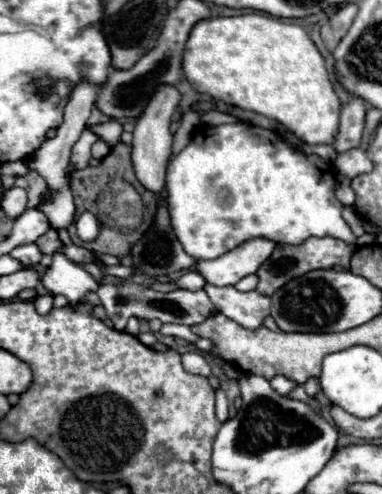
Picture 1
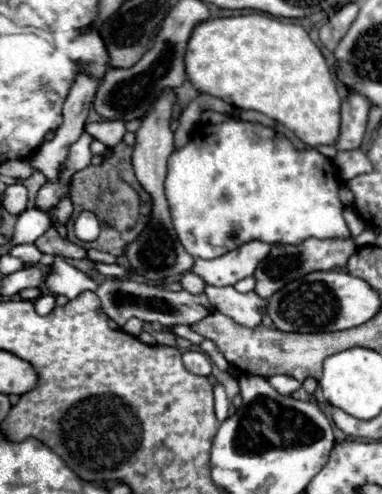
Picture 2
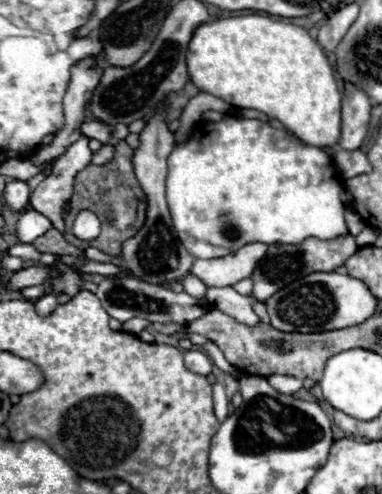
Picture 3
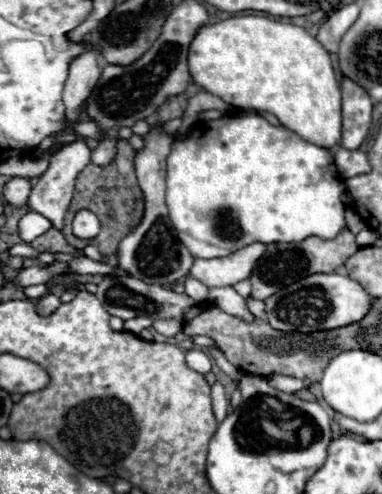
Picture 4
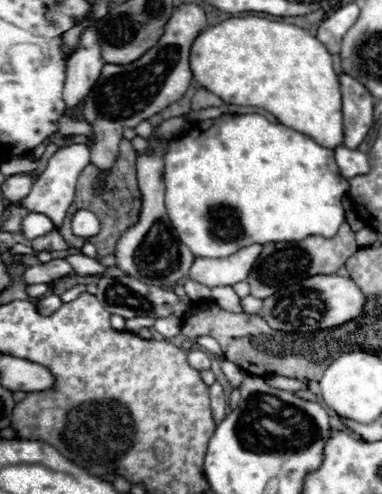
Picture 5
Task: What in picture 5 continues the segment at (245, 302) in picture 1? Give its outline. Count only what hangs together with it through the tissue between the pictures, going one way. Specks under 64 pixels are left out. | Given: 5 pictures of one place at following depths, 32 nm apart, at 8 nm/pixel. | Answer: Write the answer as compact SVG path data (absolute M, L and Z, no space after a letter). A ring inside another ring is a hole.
M224 286L224 288L212 288L211 301L218 304L224 310L228 312L234 312L234 314L244 314L244 308L242 308L242 298L230 288L230 286Z

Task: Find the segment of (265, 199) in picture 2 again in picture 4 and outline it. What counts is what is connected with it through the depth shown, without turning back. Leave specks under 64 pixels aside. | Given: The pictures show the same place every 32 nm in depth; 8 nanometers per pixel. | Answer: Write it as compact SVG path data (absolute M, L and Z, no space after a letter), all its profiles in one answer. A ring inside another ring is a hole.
M226 114L220 120L214 122L202 122L198 128L194 128L184 140L174 140L172 152L168 156L168 174L166 174L166 204L170 212L170 220L176 228L176 234L180 236L180 242L192 252L194 258L220 258L228 256L248 244L262 242L262 244L272 244L272 242L290 242L296 244L308 236L318 236L318 238L336 238L344 228L344 204L340 200L342 192L346 190L344 180L336 172L336 164L332 160L332 152L320 146L314 146L300 136L296 136L292 130L284 126L272 126L264 116L234 116ZM224 228L236 228L236 236L224 236Z

